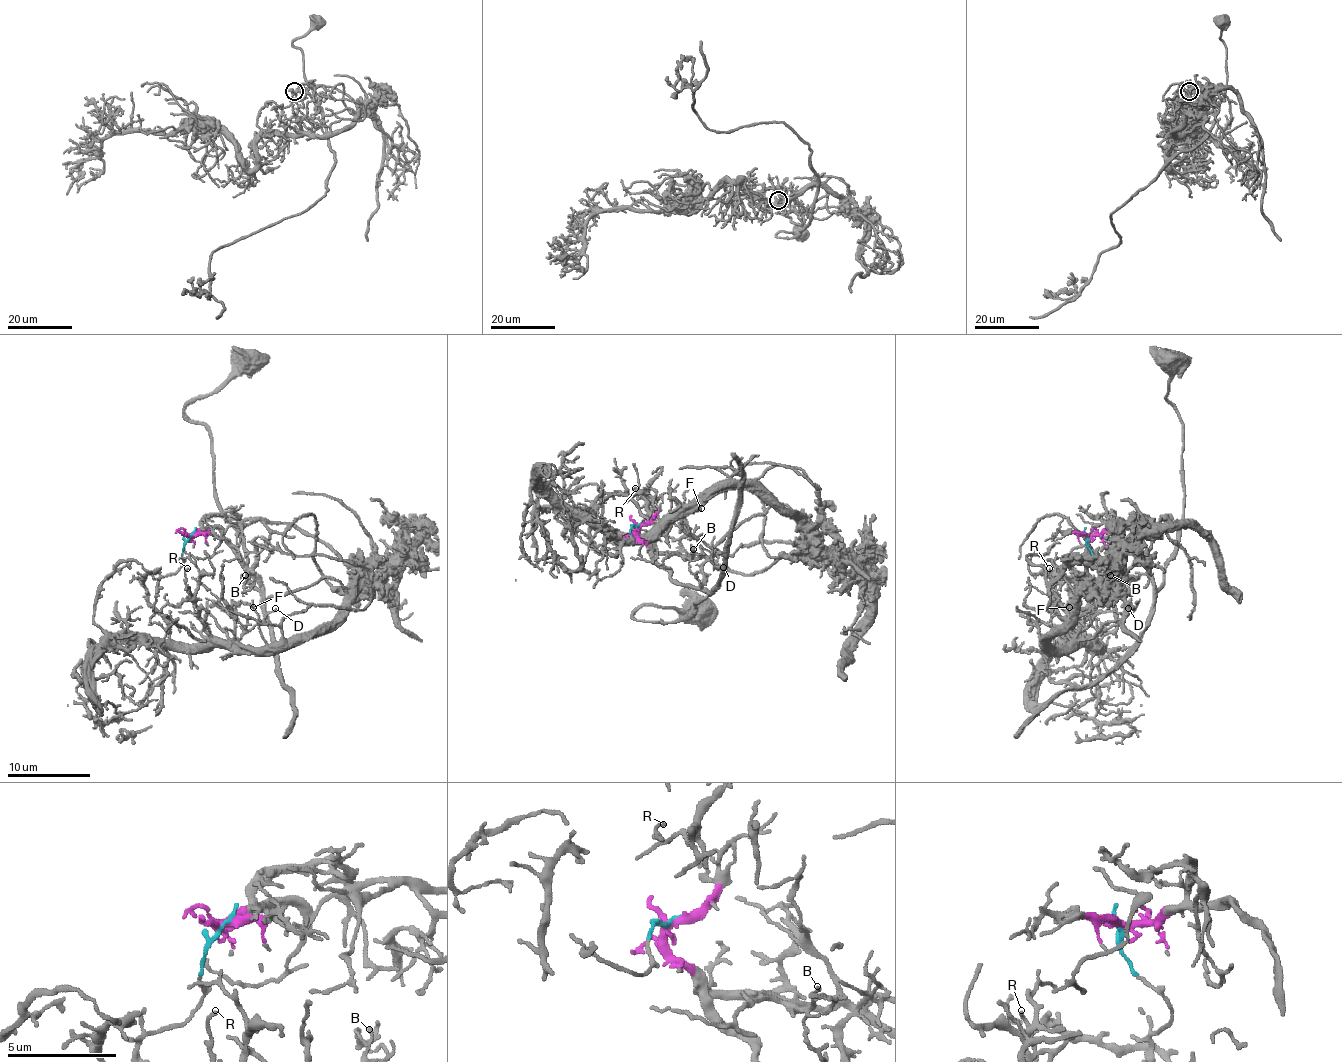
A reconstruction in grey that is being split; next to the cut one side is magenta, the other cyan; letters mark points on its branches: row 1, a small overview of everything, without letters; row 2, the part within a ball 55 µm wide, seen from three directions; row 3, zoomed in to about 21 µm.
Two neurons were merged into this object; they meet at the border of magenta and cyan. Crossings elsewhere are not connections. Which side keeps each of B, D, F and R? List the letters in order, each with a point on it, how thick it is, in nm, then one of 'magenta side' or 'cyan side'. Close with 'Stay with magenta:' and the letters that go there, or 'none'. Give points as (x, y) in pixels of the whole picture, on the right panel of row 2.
B: at (1110, 575); 110 nm thick; magenta side
D: at (1128, 608); 150 nm thick; cyan side
F: at (1069, 607); 110 nm thick; cyan side
R: at (1049, 568); 80 nm thick; cyan side
Stay with magenta: B

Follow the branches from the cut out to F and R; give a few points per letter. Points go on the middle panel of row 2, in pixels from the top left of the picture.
F: (638, 526), (628, 545), (605, 538), (603, 551), (615, 555), (621, 538), (644, 536), (679, 505), (700, 507)
R: (638, 526), (628, 545), (605, 538), (603, 551), (615, 555), (621, 538), (646, 536), (657, 526), (636, 489)

